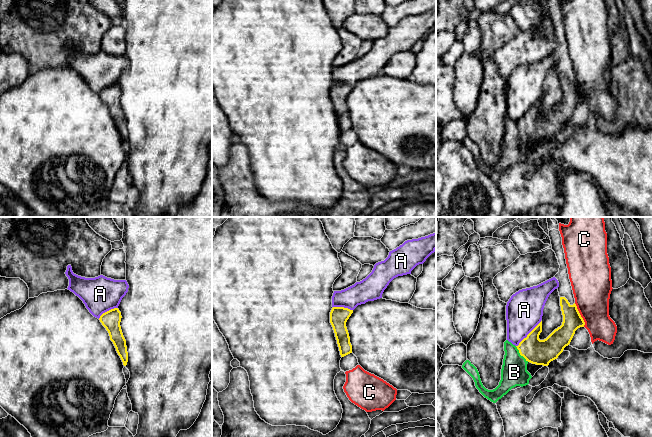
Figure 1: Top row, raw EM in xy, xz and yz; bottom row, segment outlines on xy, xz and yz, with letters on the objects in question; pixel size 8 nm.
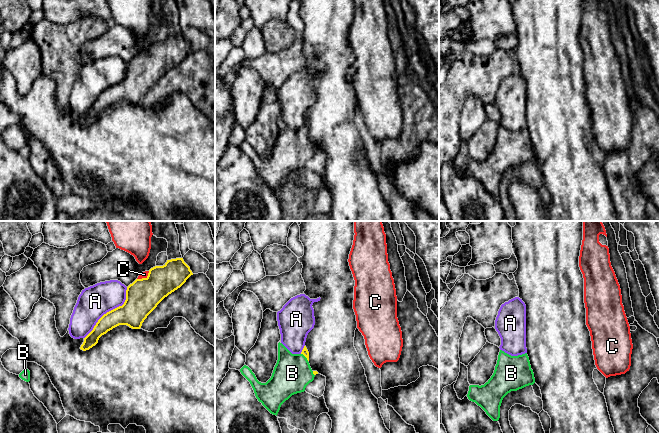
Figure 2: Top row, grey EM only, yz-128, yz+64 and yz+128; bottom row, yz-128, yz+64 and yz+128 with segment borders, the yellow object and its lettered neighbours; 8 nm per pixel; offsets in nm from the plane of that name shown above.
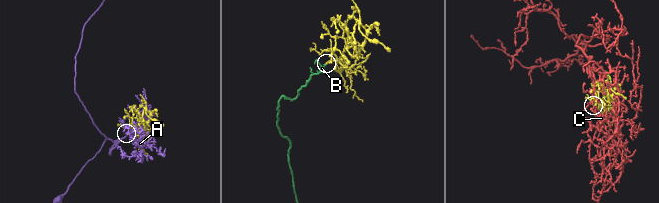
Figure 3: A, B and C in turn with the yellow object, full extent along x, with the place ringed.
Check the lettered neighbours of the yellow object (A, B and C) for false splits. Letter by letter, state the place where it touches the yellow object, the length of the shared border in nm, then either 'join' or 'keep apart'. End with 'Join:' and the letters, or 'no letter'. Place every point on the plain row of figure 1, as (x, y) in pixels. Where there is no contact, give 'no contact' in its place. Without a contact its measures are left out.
A: meets yellow in yz at (528, 110); contact 300 nm long; keep apart
B: meets yellow in yz at (520, 130); contact 170 nm long; join
C: meets yellow in yz at (580, 91); contact 200 nm long; keep apart
Join: B

